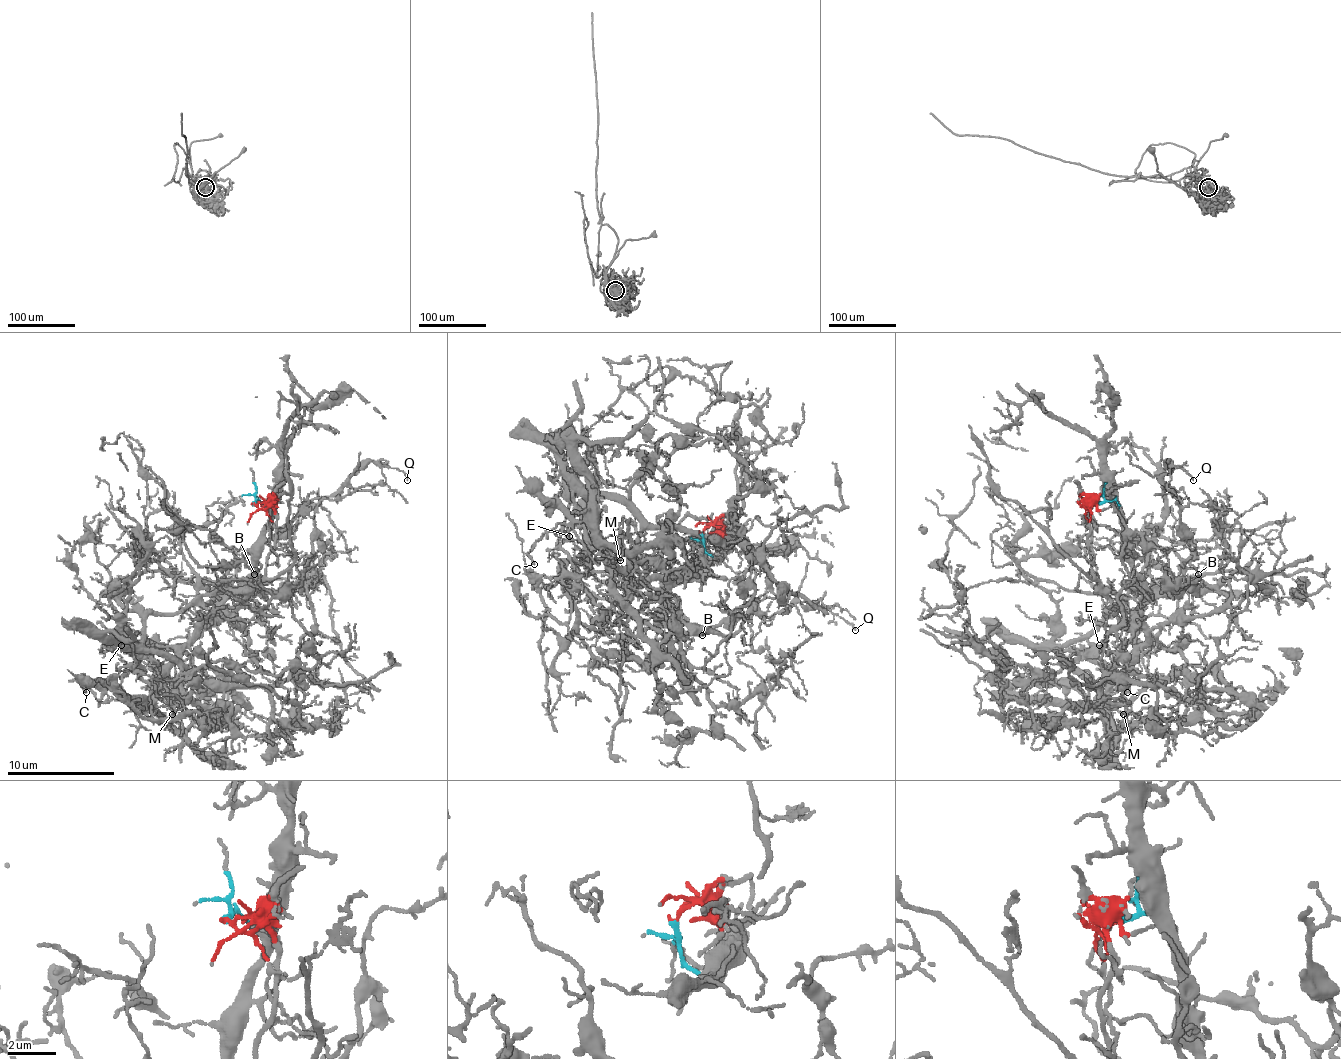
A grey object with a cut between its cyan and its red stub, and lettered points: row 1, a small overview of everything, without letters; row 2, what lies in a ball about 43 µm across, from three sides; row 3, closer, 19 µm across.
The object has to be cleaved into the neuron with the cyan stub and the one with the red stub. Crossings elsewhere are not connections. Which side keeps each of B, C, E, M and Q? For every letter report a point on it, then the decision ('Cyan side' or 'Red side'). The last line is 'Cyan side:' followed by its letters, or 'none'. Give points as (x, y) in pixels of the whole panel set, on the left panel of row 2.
B: Place: (254, 574). Cyan side
C: Place: (86, 692). Cyan side
E: Place: (121, 645). Cyan side
M: Place: (172, 714). Cyan side
Q: Place: (407, 480). Cyan side
Cyan side: B, C, E, M, Q

